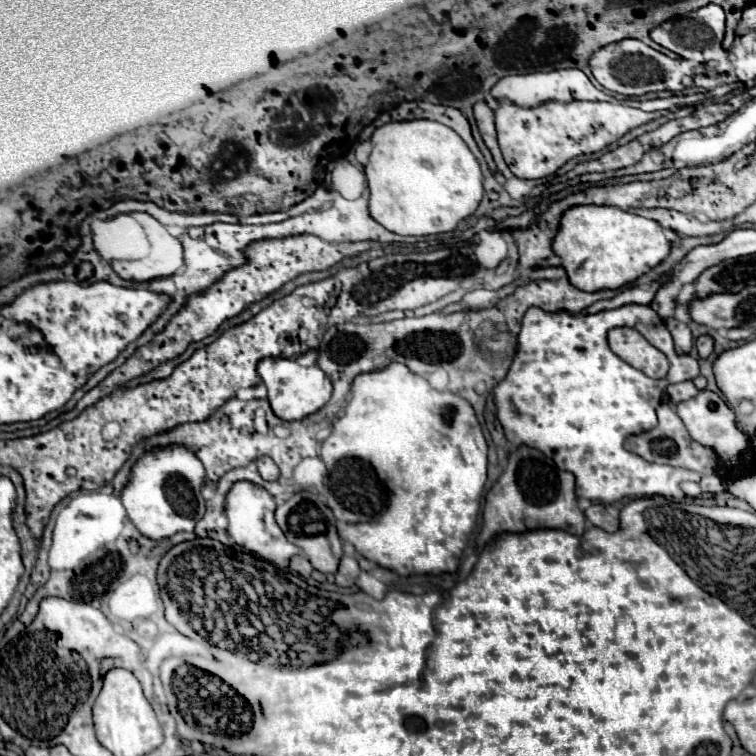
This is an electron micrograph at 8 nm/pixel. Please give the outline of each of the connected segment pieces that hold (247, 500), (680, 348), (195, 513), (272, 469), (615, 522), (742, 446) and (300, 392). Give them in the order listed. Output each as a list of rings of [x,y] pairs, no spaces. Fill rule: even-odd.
[[[235,482],[233,488],[227,494],[227,502],[225,502],[225,514],[229,520],[229,536],[243,548],[247,548],[249,552],[255,552],[257,556],[273,562],[279,568],[287,568],[289,566],[289,558],[293,554],[299,552],[297,546],[293,546],[291,542],[287,542],[285,534],[281,532],[281,528],[275,522],[275,502],[273,496],[263,490],[257,484],[251,482]]]
[[[675,318],[665,320],[665,324],[667,324],[667,328],[669,328],[669,332],[671,332],[673,340],[675,340],[675,350],[679,354],[689,354],[691,348],[693,348],[693,336],[691,336],[689,326],[675,320]]]
[[[167,444],[167,446],[157,446],[149,452],[145,452],[135,462],[135,466],[131,468],[131,474],[129,474],[129,482],[125,484],[125,488],[121,492],[121,500],[123,500],[123,506],[125,506],[131,522],[137,526],[137,530],[147,538],[161,540],[161,538],[169,538],[181,530],[193,532],[195,524],[205,514],[205,498],[201,494],[203,486],[205,486],[205,468],[203,468],[201,460],[197,458],[197,454],[193,450],[187,450],[187,446]]]
[[[259,456],[255,460],[255,464],[257,464],[259,474],[261,474],[263,480],[277,480],[279,478],[279,468],[277,468],[277,464],[269,456]]]
[[[593,504],[591,508],[587,508],[585,516],[593,526],[597,526],[605,532],[617,532],[619,530],[619,518],[611,516],[601,504]]]
[[[701,390],[695,398],[689,398],[685,402],[679,402],[675,406],[679,418],[687,426],[689,434],[693,440],[697,440],[703,446],[713,448],[721,462],[727,466],[739,466],[741,464],[741,454],[749,448],[749,438],[737,428],[735,424],[735,412],[711,390]]]
[[[263,358],[257,364],[257,372],[267,386],[269,404],[275,416],[281,420],[303,420],[305,416],[323,408],[331,398],[331,382],[317,366],[299,366],[295,360],[287,358]]]

